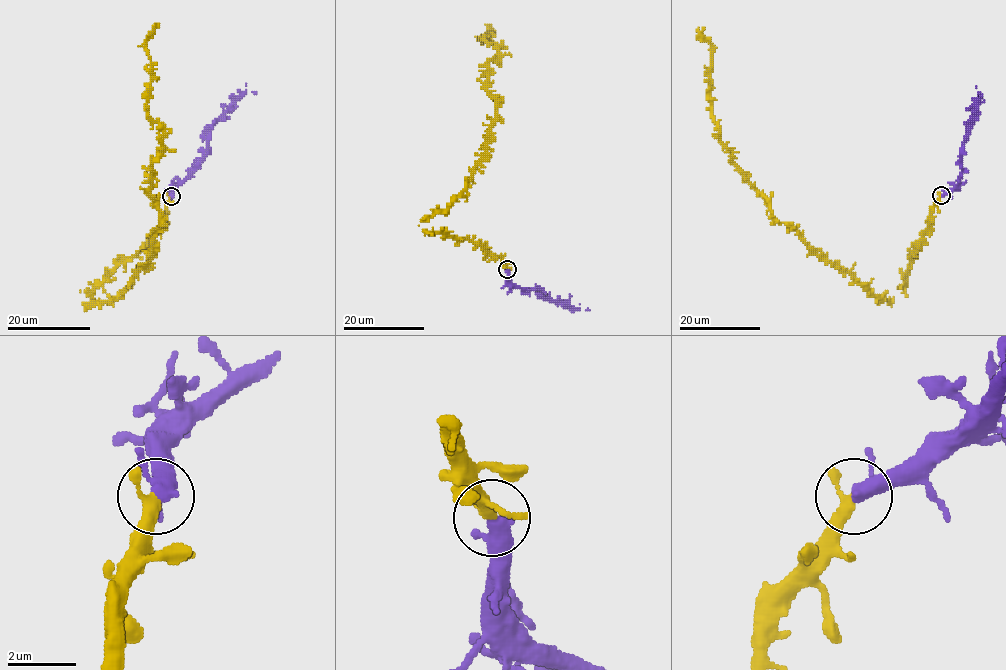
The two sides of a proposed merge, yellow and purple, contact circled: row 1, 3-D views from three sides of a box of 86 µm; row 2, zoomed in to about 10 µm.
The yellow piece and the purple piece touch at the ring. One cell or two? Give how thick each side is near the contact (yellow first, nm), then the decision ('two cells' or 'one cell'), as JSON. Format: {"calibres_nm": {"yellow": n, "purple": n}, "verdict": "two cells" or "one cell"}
{"calibres_nm": {"yellow": 280, "purple": 360}, "verdict": "one cell"}

